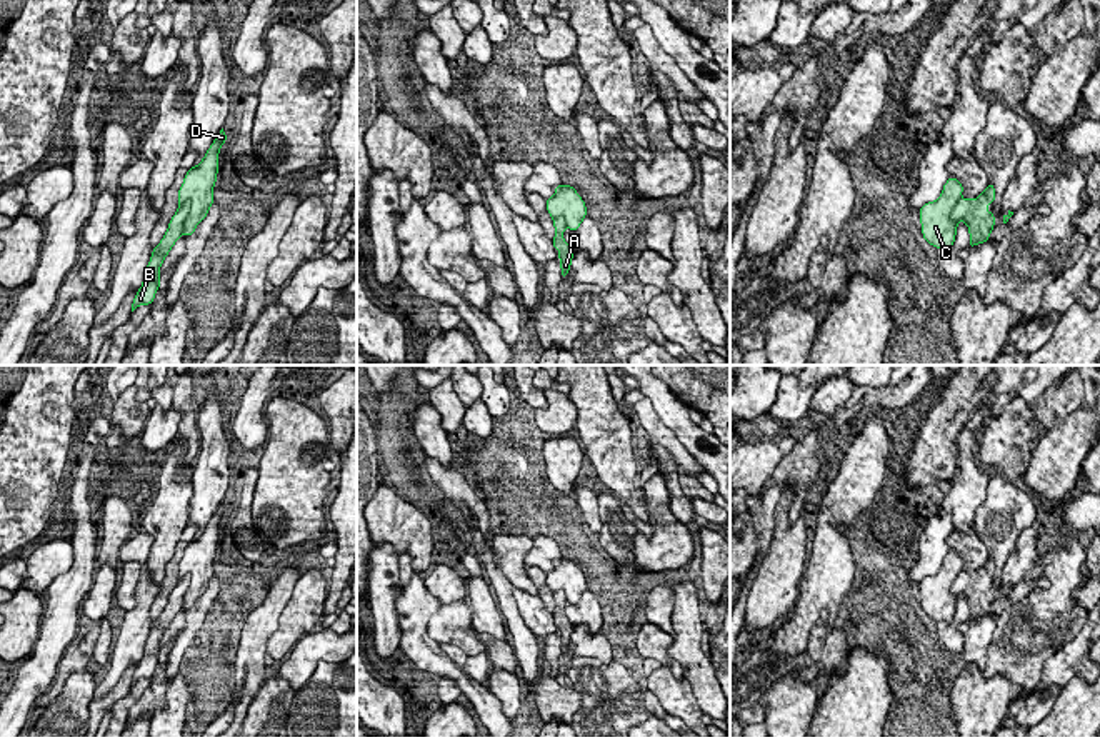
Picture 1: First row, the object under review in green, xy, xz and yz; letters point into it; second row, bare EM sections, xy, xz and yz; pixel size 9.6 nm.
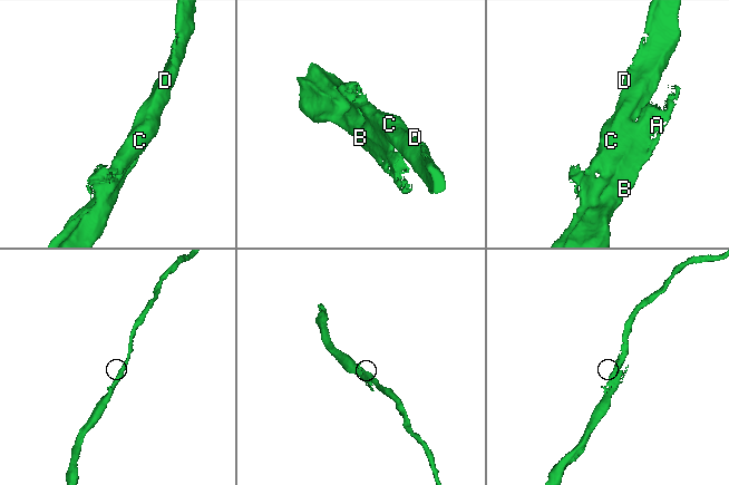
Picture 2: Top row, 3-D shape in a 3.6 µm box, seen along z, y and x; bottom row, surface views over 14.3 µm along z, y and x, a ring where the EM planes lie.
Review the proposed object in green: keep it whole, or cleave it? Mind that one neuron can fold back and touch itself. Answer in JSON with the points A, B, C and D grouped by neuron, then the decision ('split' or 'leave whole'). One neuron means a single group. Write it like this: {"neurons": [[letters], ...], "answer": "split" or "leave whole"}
{"neurons": [["A", "B"], ["C", "D"]], "answer": "split"}

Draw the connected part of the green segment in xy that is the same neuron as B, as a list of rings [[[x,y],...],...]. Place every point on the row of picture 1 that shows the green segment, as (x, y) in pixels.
[[[188,202],[178,207],[175,215],[168,222],[168,228],[167,228],[163,238],[152,250],[150,262],[145,268],[143,283],[138,288],[138,292],[133,298],[133,303],[132,303],[132,312],[138,305],[150,305],[153,302],[155,293],[160,288],[158,282],[160,282],[160,275],[162,275],[160,273],[162,262],[165,260],[165,257],[168,255],[168,252],[175,245],[175,242],[180,238],[180,235],[183,232],[183,222],[187,220],[188,212],[190,212],[190,203]]]

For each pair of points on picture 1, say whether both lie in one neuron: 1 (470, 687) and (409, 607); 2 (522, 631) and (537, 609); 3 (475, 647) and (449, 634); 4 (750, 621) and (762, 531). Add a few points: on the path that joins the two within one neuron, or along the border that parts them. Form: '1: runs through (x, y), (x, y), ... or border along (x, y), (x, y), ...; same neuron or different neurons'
1: runs through (449, 669), (414, 636), (414, 629); same neuron
2: border along (514, 587), (517, 611), (524, 624), (535, 636); different neurons
3: runs through (469, 641), (462, 634), (455, 634); same neuron
4: border along (772, 534), (747, 599); different neurons

